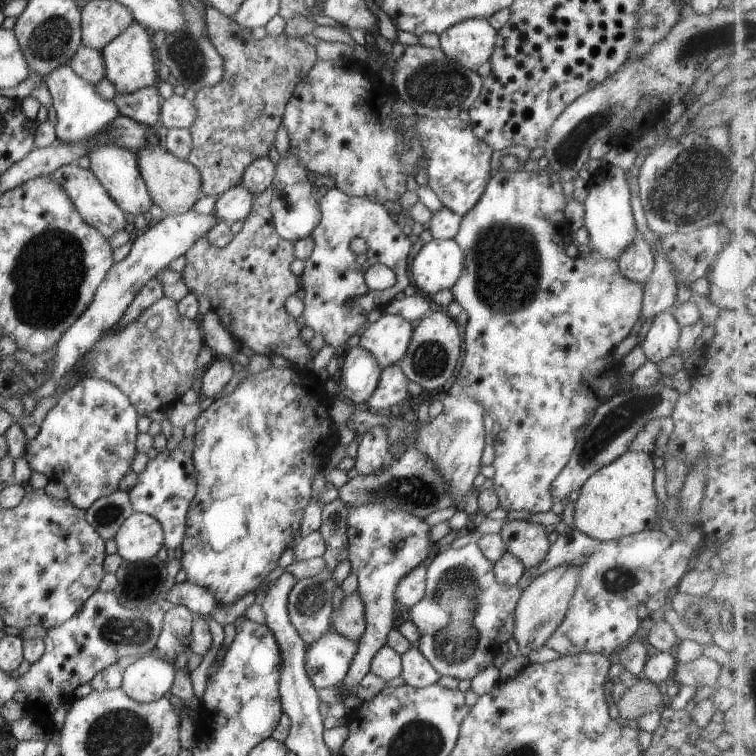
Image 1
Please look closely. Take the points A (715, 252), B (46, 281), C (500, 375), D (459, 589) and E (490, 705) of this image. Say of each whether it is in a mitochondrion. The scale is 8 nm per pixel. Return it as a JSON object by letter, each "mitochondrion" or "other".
{"A":"other","B":"mitochondrion","C":"other","D":"mitochondrion","E":"other"}

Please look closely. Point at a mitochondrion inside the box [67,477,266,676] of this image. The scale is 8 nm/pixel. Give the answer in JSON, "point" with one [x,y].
{"point":[130,630]}

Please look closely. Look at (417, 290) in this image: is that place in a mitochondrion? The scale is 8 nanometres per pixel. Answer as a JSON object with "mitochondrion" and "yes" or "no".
{"mitochondrion":"no"}

